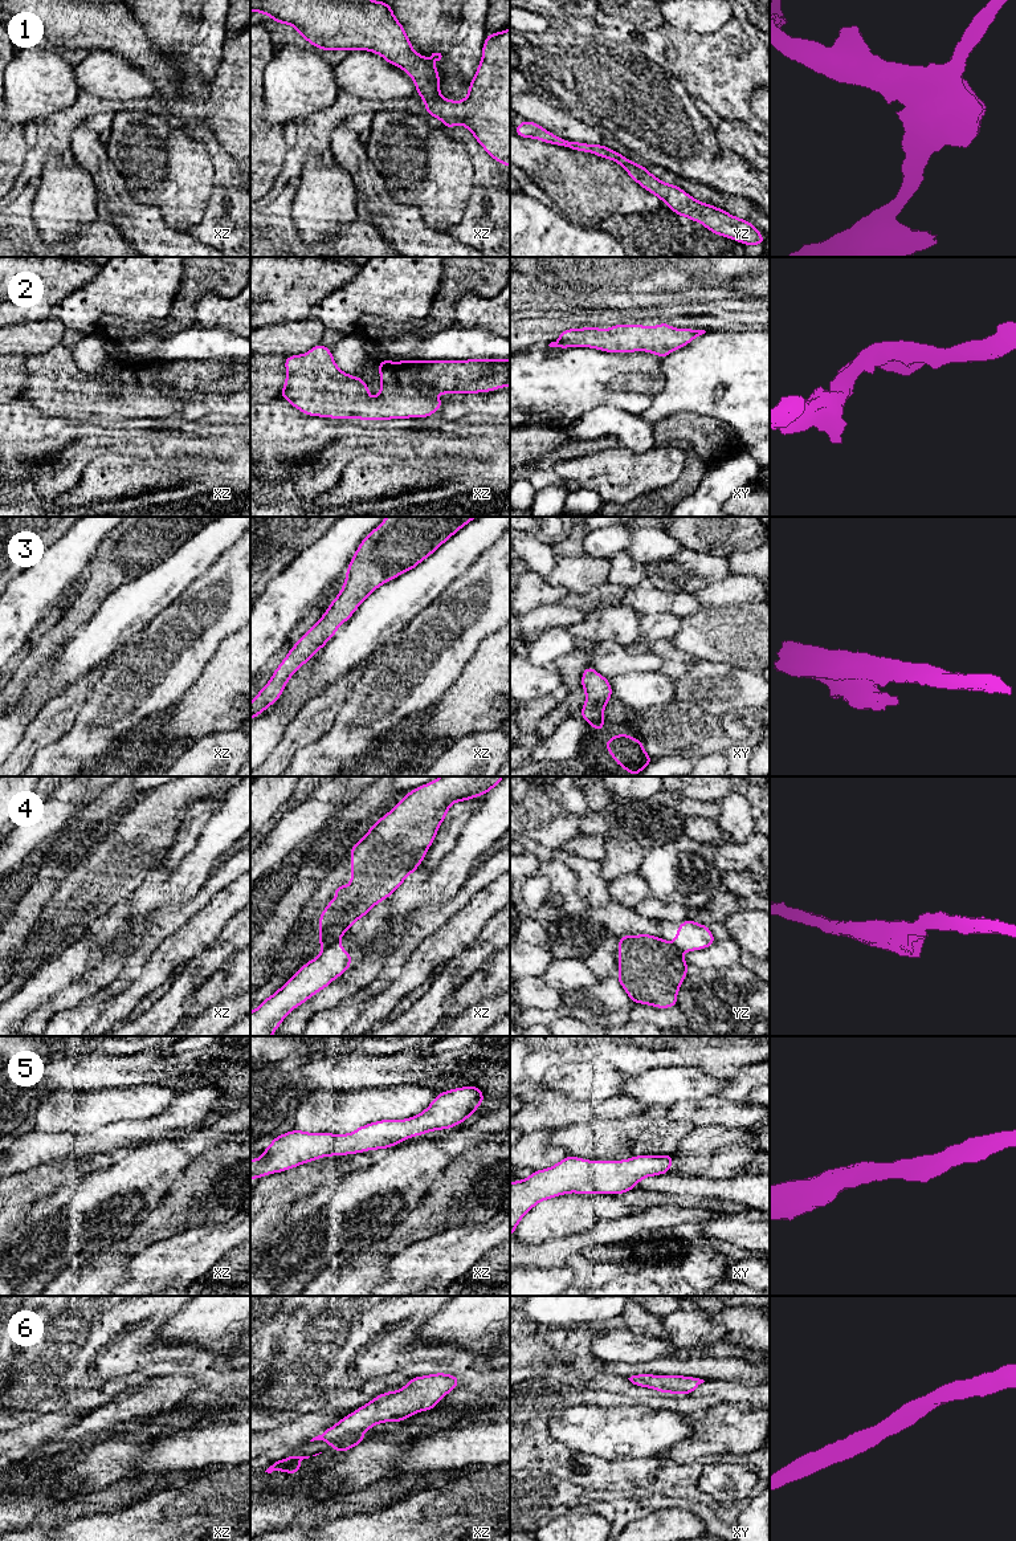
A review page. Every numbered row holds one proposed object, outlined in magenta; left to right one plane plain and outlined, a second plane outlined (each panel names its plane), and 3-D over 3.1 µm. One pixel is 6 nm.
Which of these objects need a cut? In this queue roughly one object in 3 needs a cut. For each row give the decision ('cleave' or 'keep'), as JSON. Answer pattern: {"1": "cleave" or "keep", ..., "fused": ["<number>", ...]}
{"1": "keep", "2": "keep", "3": "keep", "4": "cleave", "5": "keep", "6": "keep", "fused": ["4"]}

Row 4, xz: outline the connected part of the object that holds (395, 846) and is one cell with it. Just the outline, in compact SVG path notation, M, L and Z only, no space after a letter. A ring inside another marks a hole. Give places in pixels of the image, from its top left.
M440 776L438 779L423 784L408 792L387 815L381 816L370 831L352 845L351 856L351 881L348 886L335 886L335 900L329 901L326 909L319 916L319 943L323 950L338 942L347 929L380 901L388 898L403 881L415 872L427 856L436 833L446 816L452 803L469 800L487 794L505 776Z

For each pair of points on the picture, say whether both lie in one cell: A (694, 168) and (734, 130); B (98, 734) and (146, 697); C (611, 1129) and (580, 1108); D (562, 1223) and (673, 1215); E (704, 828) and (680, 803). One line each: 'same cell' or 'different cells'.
A: different cells
B: same cell
C: different cells
D: different cells
E: different cells

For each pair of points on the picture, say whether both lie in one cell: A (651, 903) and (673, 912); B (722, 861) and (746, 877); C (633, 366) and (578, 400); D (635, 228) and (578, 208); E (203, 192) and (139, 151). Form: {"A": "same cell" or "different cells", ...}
{"A": "same cell", "B": "different cells", "C": "same cell", "D": "different cells", "E": "same cell"}

